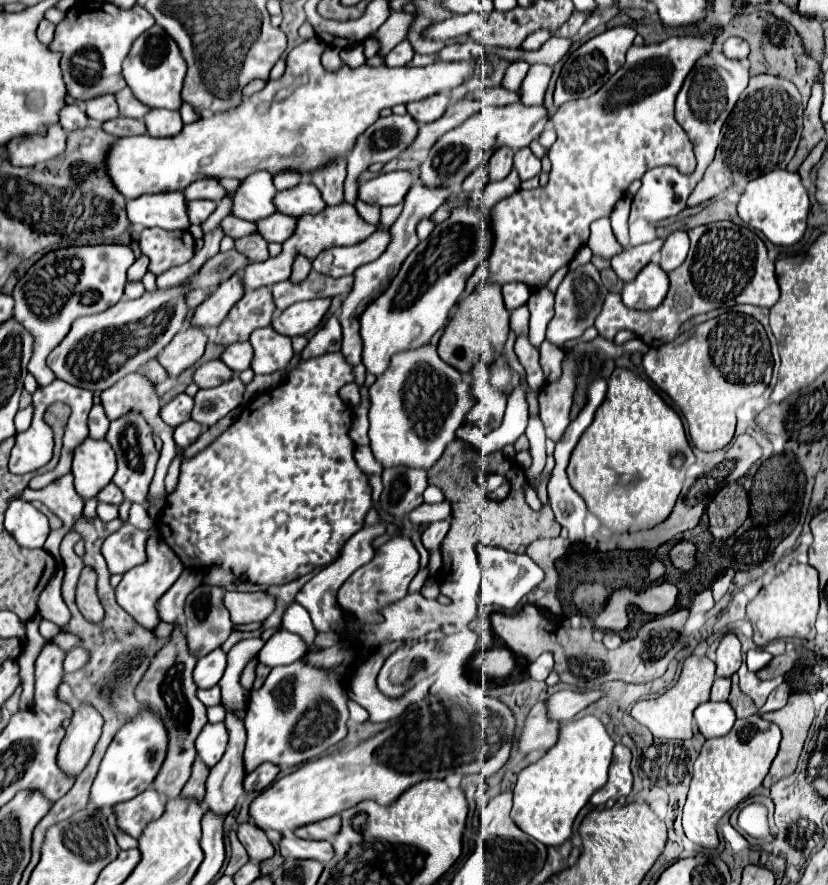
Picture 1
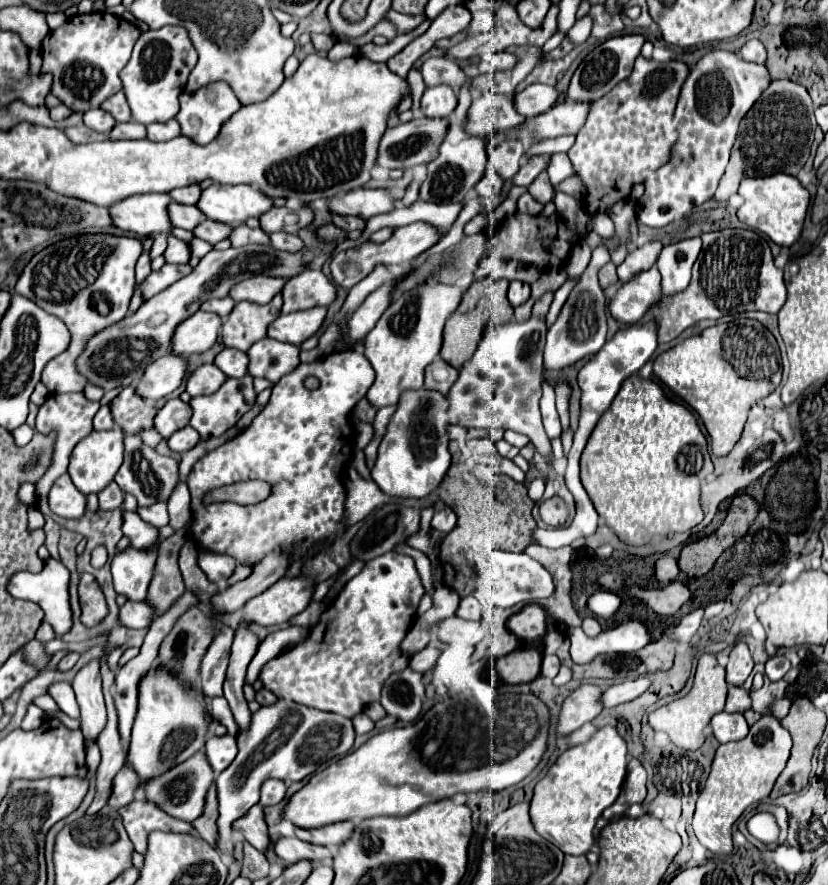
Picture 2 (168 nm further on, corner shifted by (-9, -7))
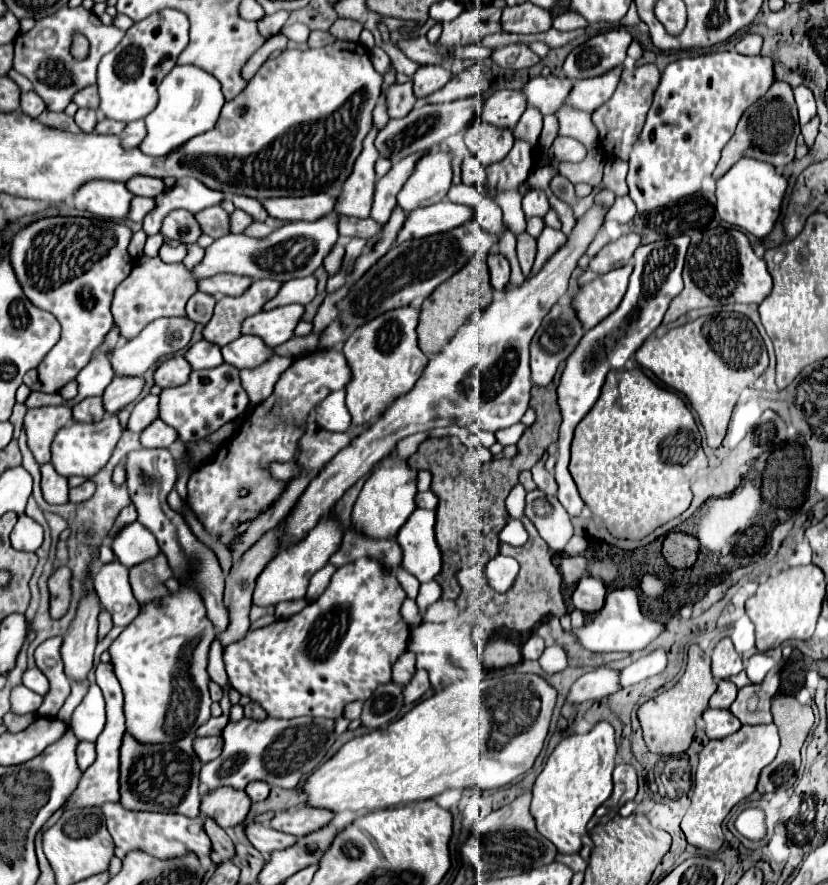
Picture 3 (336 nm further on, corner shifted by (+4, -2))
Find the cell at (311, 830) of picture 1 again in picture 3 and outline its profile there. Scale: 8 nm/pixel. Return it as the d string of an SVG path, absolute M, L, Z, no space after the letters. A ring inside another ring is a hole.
M300 804L294 810L276 814L272 818L270 826L274 830L280 830L280 832L286 832L292 836L304 836L304 834L310 834L314 830L320 830L322 826L332 822L332 818L334 818L334 812L330 812L330 810Z

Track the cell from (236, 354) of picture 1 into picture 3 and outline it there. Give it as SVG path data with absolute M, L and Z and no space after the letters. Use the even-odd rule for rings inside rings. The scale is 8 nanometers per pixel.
M200 340L194 346L190 346L190 350L184 354L184 358L192 366L192 370L204 370L208 366L220 366L224 362L220 348L206 340Z

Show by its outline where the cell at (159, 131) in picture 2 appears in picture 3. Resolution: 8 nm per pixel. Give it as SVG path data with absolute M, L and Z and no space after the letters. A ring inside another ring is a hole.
M136 120L136 122L126 124L124 132L120 134L122 148L134 148L134 146L138 146L138 142L142 140L142 134L146 134L146 130L142 126L142 120Z

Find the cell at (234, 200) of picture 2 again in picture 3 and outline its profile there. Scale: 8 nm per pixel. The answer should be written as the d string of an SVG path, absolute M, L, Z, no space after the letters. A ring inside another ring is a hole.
M178 178L176 184L168 190L164 190L160 196L156 196L156 208L152 212L146 214L146 218L142 220L142 228L148 236L158 234L162 220L168 212L176 210L176 208L184 208L188 212L196 212L196 210L204 210L206 206L214 206L220 204L224 198L222 192L214 192L206 186L202 186L202 182L194 180L194 178Z

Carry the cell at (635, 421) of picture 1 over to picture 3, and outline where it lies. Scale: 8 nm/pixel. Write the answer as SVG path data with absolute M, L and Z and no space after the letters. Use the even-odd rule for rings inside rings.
M640 368L612 370L606 376L598 402L576 426L570 474L586 506L614 538L642 540L658 526L688 510L692 502L690 480L698 468L708 464L700 442L702 438L694 416L678 394L654 384Z

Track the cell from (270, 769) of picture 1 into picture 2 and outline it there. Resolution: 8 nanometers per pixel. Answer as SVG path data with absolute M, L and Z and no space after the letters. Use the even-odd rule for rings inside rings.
M267 779L261 787L261 805L277 805L285 797L287 785L281 779Z

